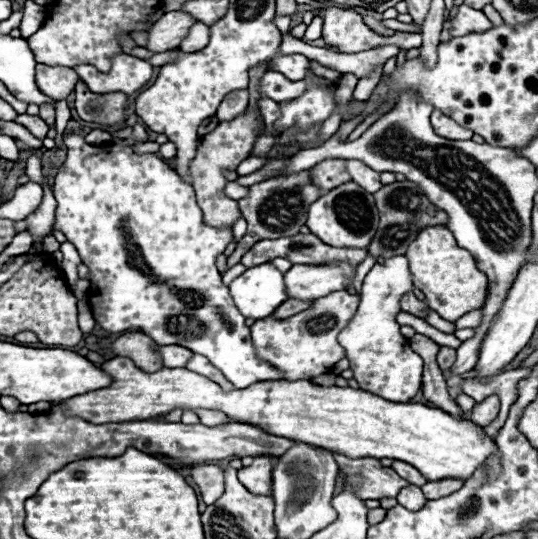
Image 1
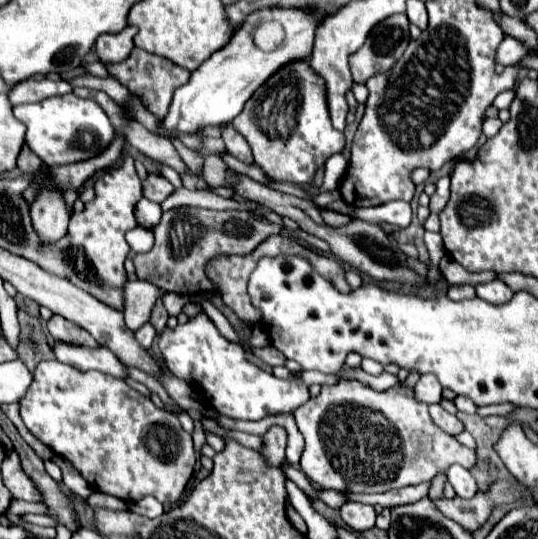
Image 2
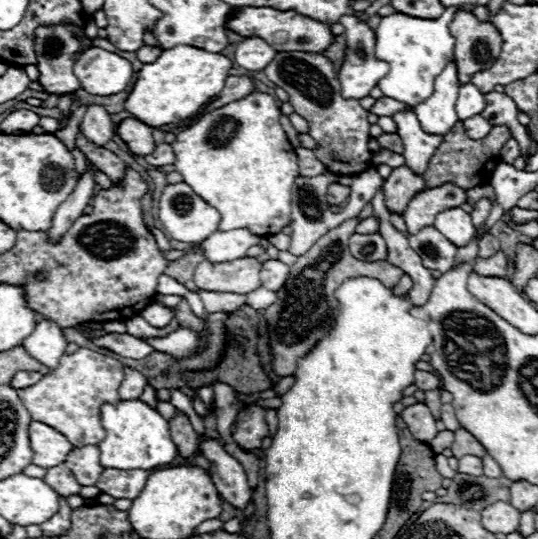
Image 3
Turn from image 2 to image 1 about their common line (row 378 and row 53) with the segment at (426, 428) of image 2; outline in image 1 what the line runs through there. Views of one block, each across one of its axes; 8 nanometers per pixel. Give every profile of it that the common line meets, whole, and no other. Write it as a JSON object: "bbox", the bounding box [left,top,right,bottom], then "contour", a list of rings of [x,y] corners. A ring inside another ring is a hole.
{"bbox":[320,6,380,54],"contour":[[[328,6],[320,10],[320,18],[324,20],[324,42],[342,54],[356,54],[380,46],[380,34],[370,30],[354,10]]]}

